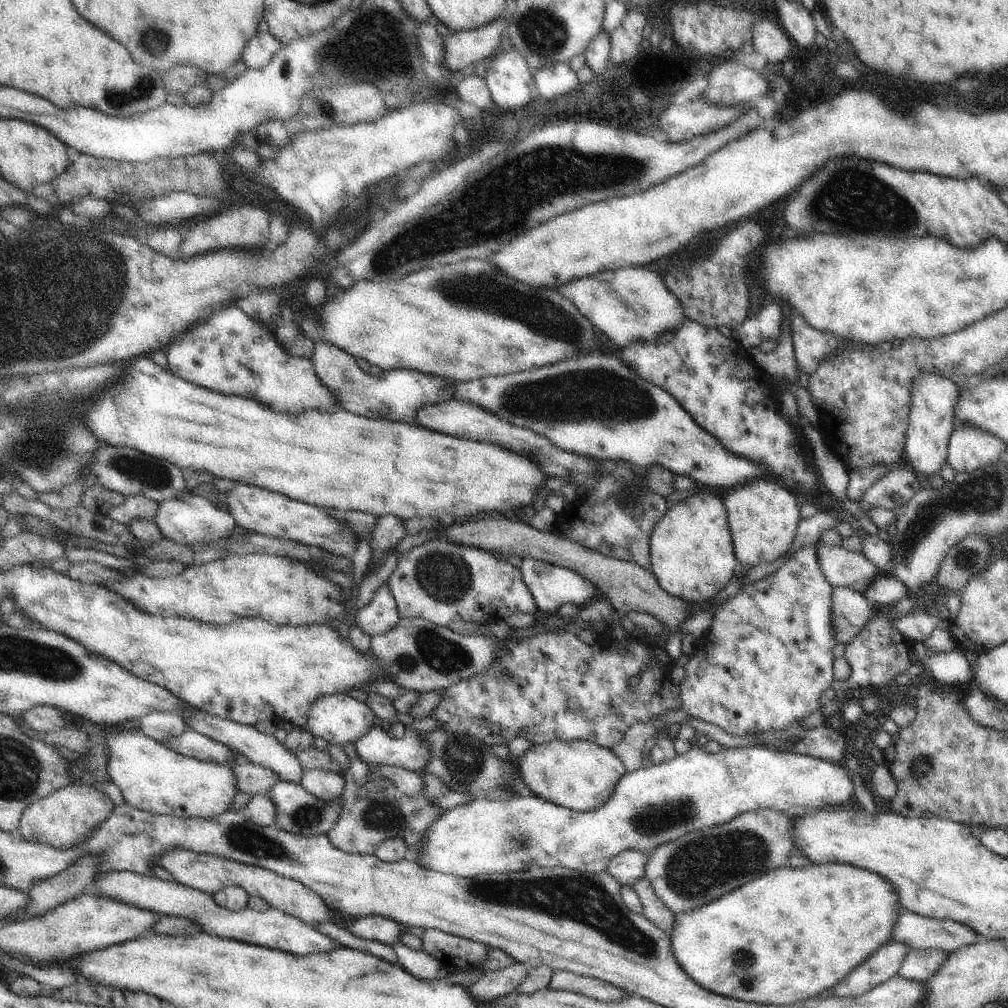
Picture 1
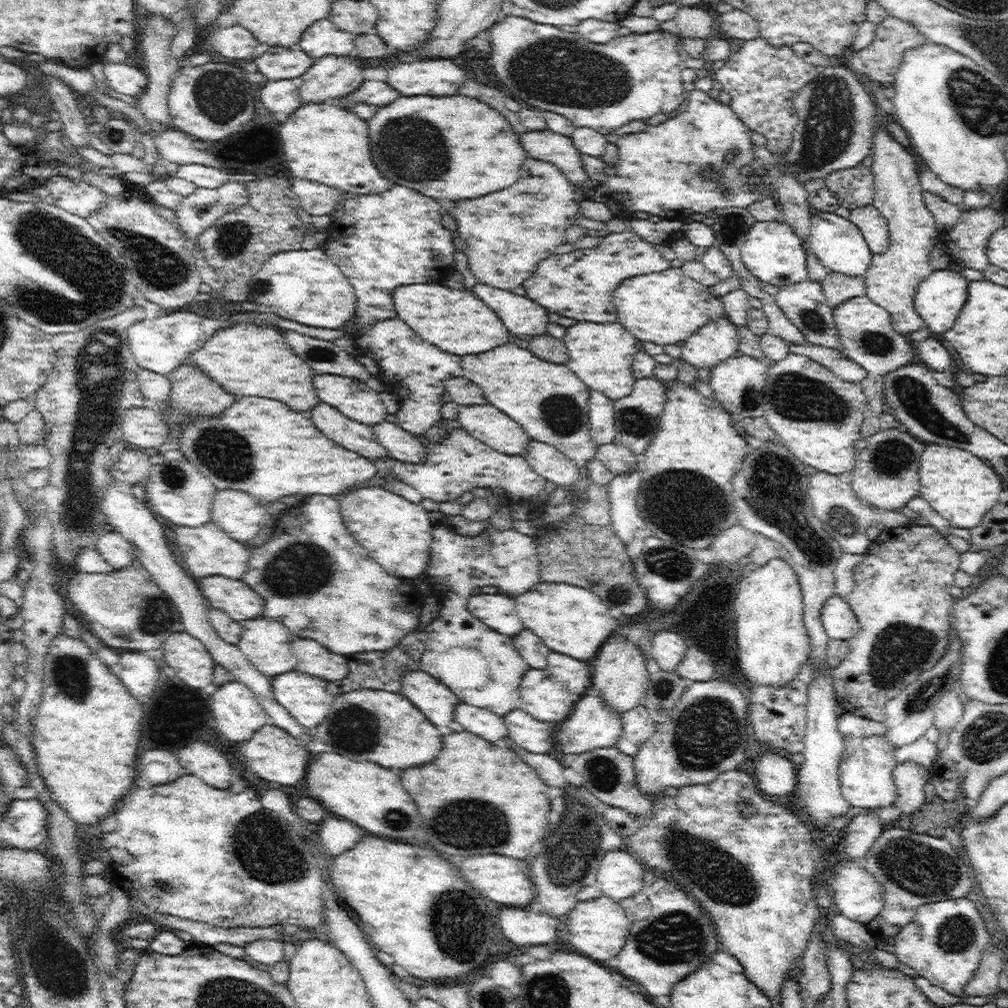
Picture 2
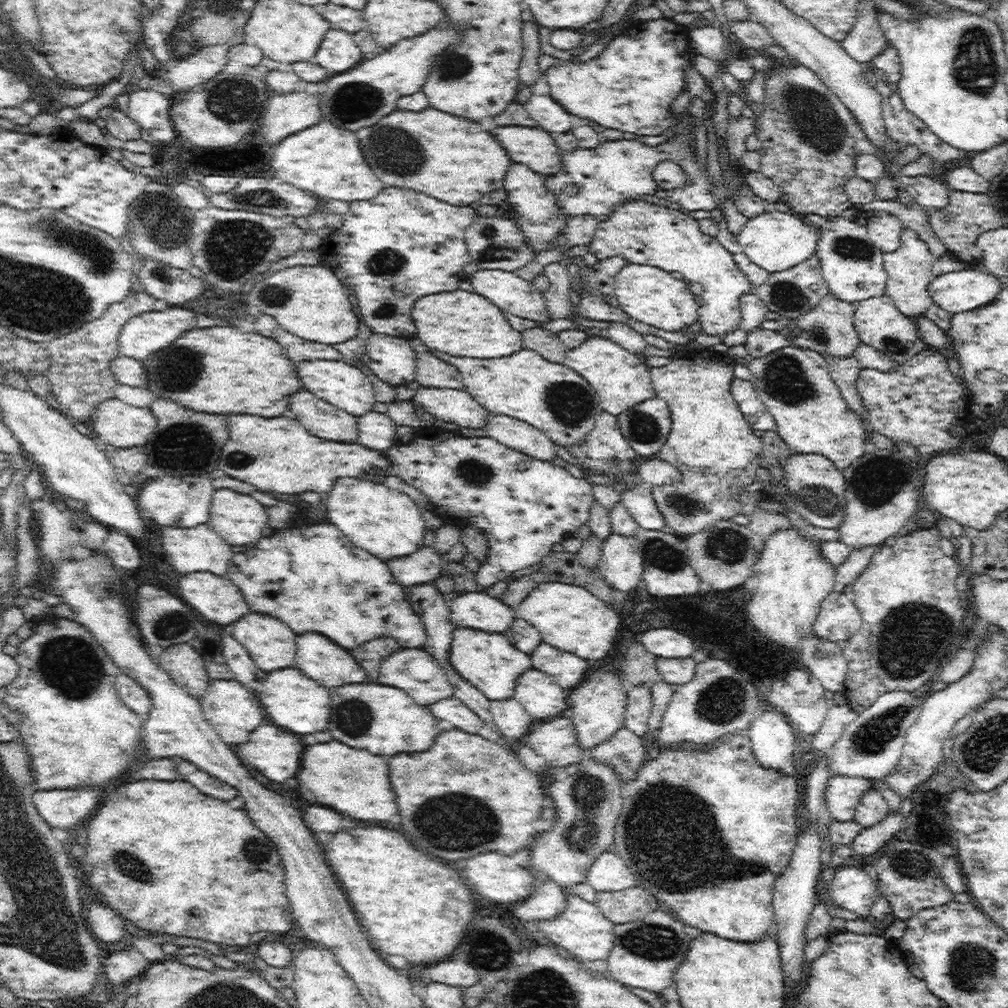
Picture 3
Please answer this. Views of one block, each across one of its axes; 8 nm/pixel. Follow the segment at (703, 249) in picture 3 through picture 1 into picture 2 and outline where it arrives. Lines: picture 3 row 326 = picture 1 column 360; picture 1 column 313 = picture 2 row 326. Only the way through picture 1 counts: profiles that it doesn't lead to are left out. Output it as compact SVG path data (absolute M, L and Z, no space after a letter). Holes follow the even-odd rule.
M728 316L702 326L681 344L681 361L694 368L718 366L738 350L738 335Z

